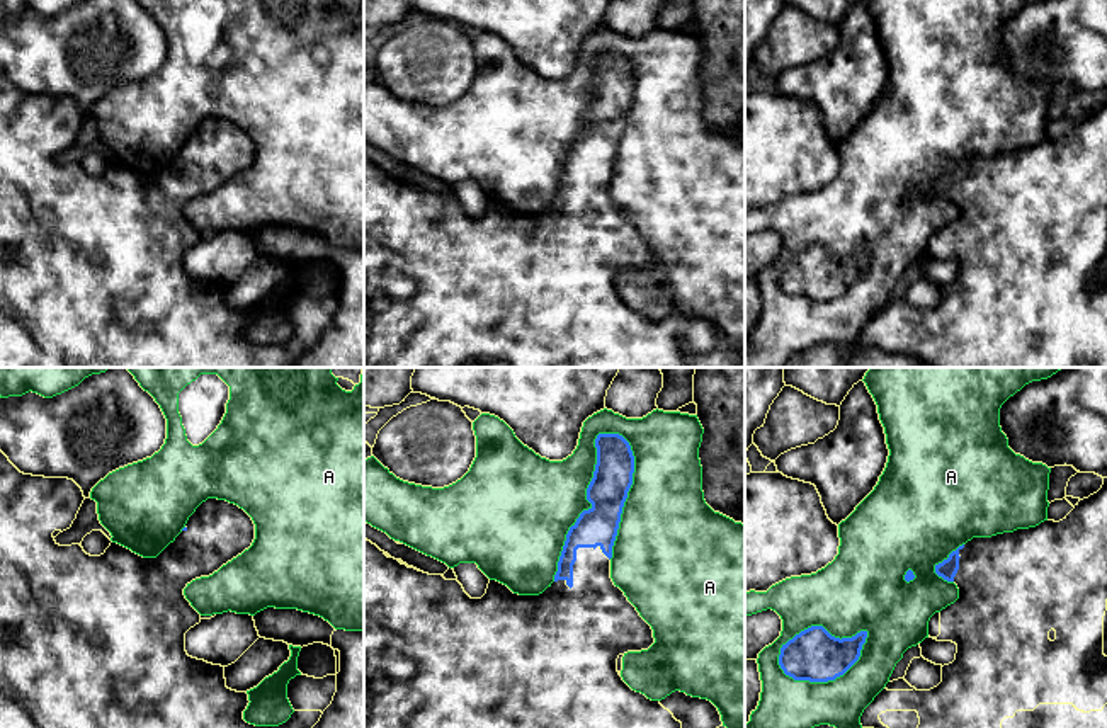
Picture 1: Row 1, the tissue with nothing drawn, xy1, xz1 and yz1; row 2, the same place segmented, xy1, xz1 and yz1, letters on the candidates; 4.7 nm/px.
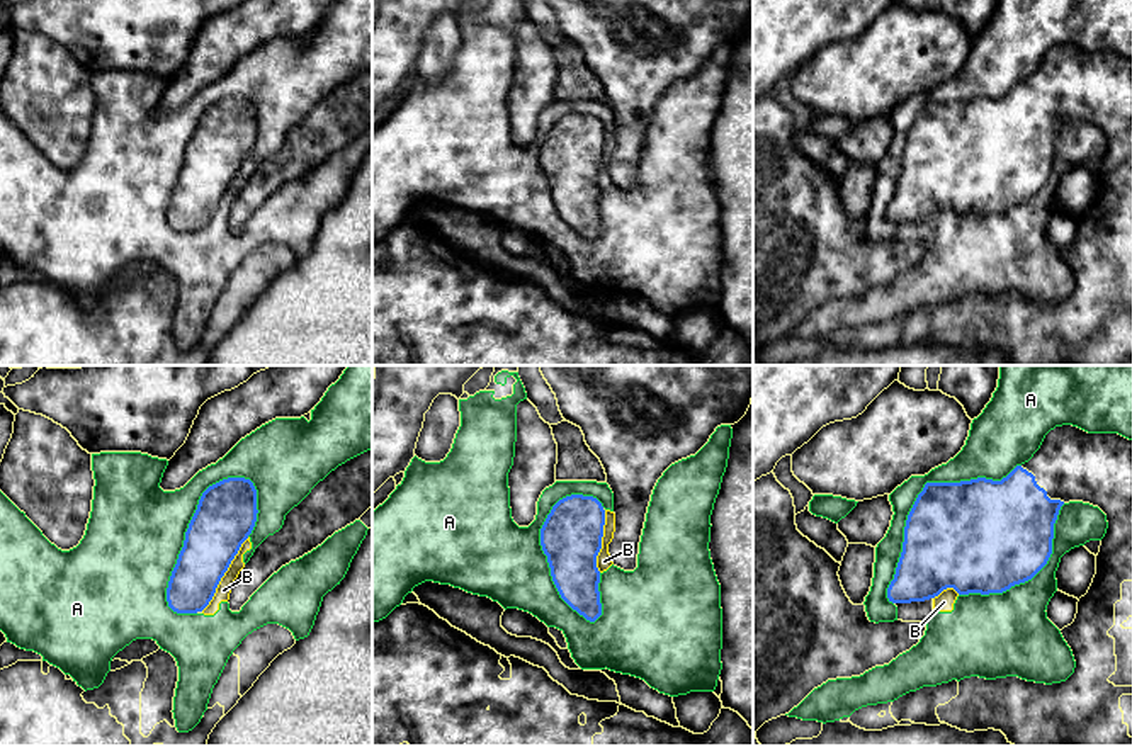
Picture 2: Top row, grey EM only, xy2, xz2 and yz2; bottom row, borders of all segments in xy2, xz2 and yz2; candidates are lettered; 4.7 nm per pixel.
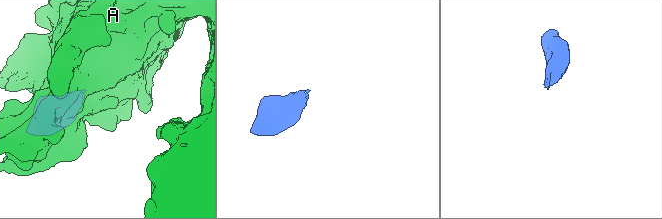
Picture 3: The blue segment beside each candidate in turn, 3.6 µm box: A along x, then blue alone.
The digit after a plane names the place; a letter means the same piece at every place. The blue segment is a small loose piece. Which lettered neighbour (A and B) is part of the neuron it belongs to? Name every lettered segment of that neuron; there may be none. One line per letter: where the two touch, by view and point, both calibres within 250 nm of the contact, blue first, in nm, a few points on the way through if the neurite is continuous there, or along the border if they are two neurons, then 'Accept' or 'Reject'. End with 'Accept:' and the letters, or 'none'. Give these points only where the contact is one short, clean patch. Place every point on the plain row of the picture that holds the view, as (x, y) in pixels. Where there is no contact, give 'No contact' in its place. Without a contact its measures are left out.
A: Touches blue at xz1 (587, 118). Thickness 190 nm (blue) against 420 nm. Reject
B: Touches blue at xy2 (223, 194). Thickness 280 nm (blue) against 70 nm. Reject
Accept: none

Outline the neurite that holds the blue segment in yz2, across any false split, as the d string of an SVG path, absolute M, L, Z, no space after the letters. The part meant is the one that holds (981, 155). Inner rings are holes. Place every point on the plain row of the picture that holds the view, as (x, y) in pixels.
M1073 44L1050 49L1033 76L1001 100L977 97L960 102L926 102L904 146L903 172L887 207L892 223L925 221L954 207L959 214L1003 212L1032 199L1052 173L1054 143L1064 122L1098 126L1108 141L1096 175L1096 194L1071 245L1061 250L1073 270L1074 292L1061 302L1035 302L1018 296L986 299L979 296L923 306L894 321L867 325L850 335L865 350L882 350L901 340L948 343L960 350L1001 350L1013 365L1132 365L1132 59L1118 53L1088 53Z

